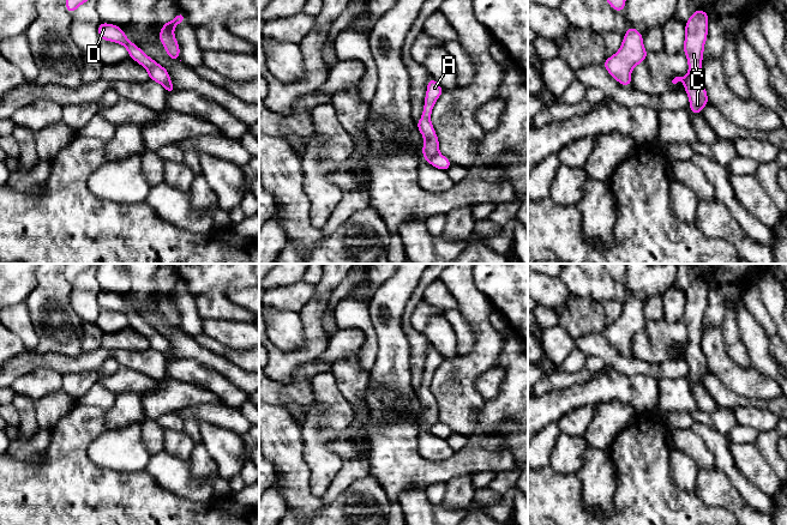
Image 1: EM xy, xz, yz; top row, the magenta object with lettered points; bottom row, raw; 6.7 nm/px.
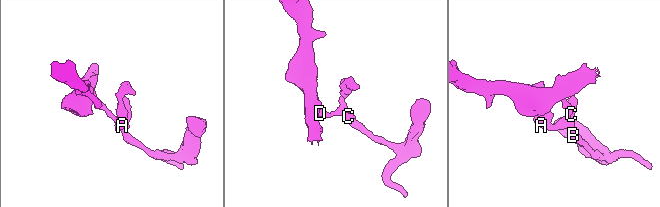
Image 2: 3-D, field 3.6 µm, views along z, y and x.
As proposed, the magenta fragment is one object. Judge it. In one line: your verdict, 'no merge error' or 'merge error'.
merge error

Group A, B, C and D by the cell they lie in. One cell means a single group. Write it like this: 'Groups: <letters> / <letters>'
Groups: A D / B C

